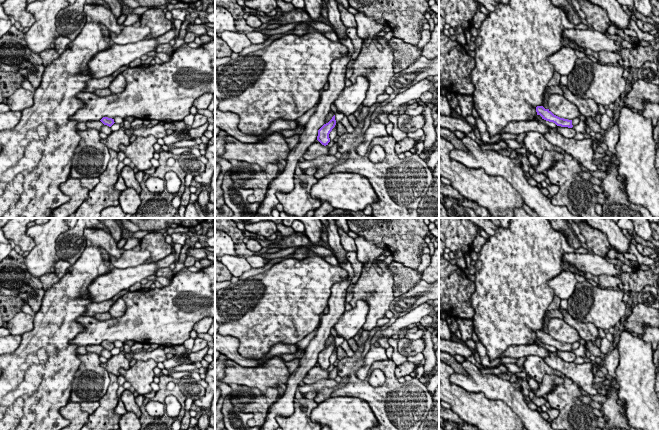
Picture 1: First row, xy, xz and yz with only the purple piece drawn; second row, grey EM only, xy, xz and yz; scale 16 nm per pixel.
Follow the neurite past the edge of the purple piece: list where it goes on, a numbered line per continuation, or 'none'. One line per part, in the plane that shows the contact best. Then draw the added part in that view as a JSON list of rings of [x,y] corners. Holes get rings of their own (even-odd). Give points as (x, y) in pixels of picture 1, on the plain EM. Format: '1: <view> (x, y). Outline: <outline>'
none

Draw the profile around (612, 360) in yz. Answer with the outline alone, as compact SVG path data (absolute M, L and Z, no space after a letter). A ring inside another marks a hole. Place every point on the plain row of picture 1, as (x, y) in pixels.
M613 348L611 353L605 358L605 368L608 371L608 375L612 378L616 378L616 368L619 364L619 352L618 348Z

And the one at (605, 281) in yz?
M602 274L598 276L599 278L599 286L600 288L614 288L617 287L620 283L620 279L615 276L610 276L606 274Z

